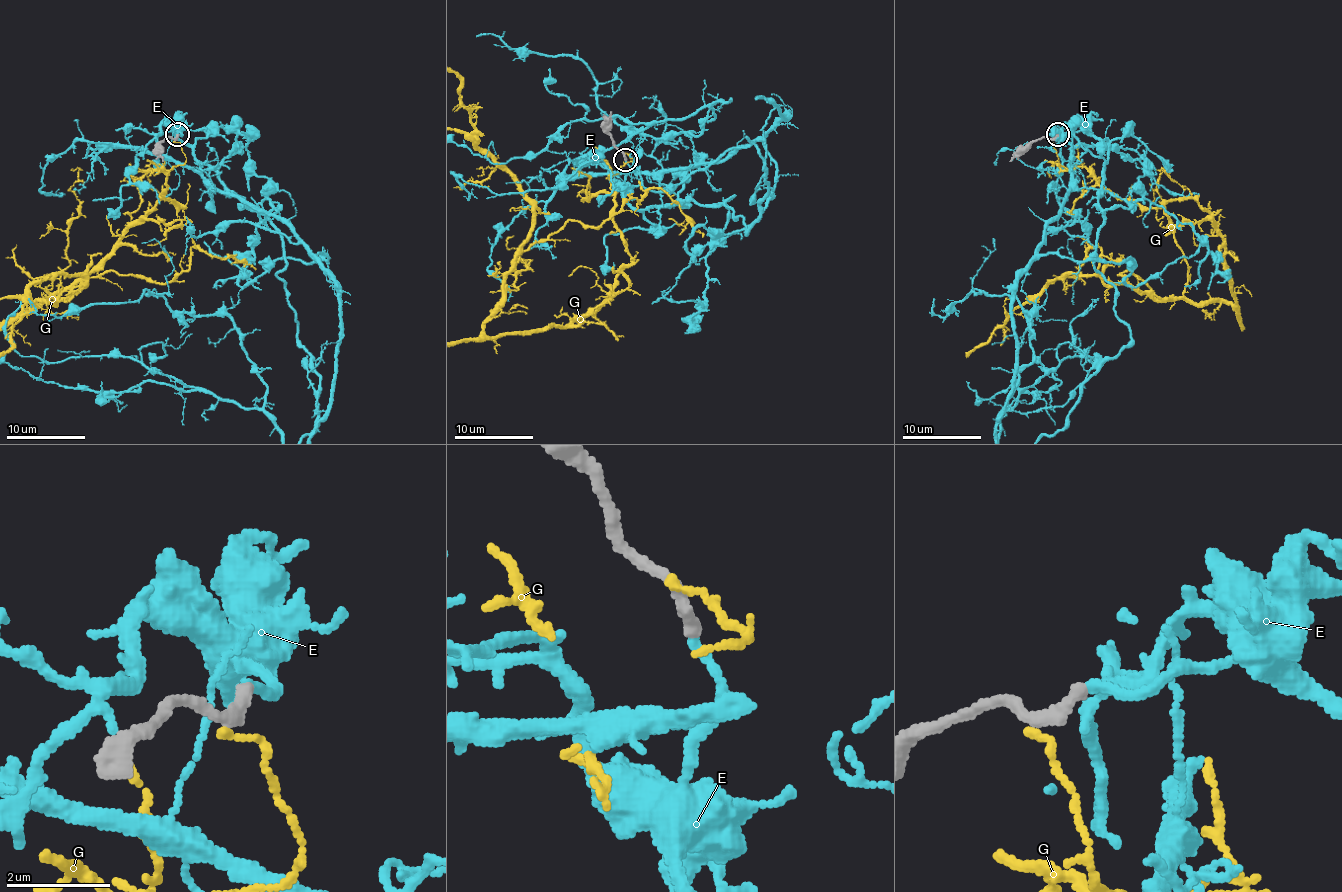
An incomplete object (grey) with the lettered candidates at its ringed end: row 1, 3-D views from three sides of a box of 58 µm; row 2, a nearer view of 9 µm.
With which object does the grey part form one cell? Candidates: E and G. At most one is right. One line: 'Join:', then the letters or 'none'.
Join: E

